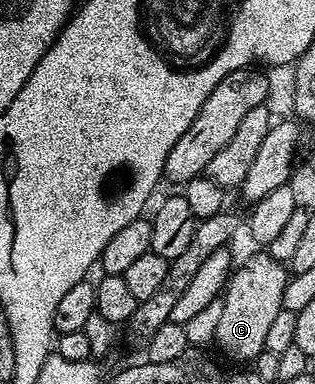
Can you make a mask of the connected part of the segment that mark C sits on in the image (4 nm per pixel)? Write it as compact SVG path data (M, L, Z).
M259 252L263 254L251 254L243 263L236 265L230 272L226 287L221 294L223 307L221 317L217 323L214 345L220 346L231 358L236 358L236 363L247 364L256 358L262 350L265 350L265 335L269 332L273 319L277 312L283 308L283 297L285 296L285 284L289 277L289 270L284 263L279 262L269 252Z

